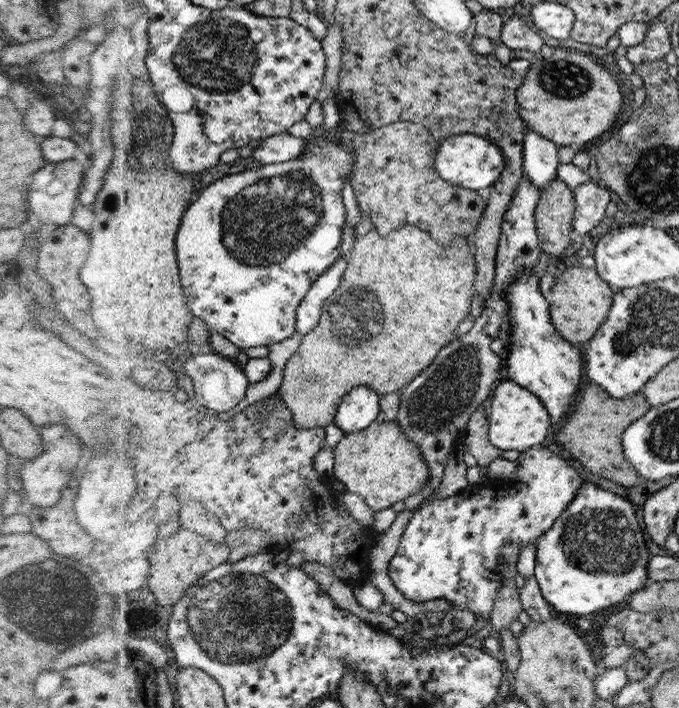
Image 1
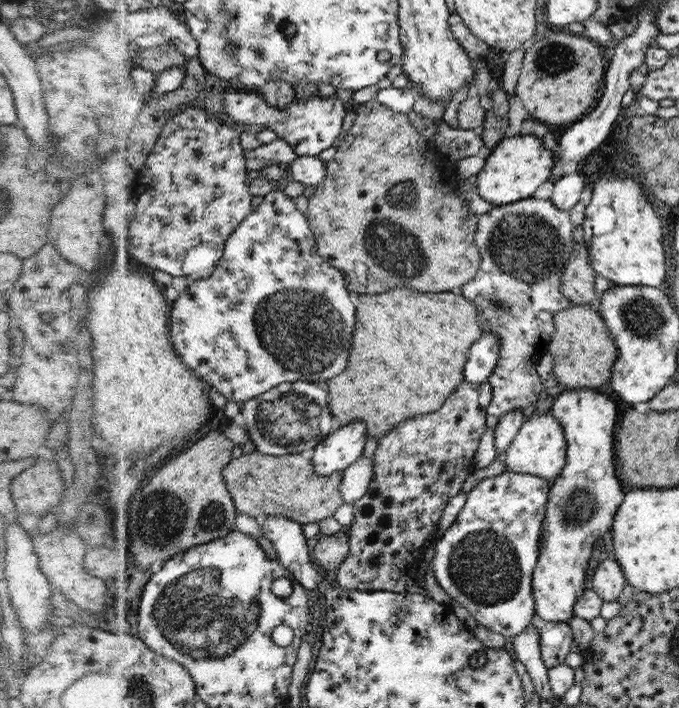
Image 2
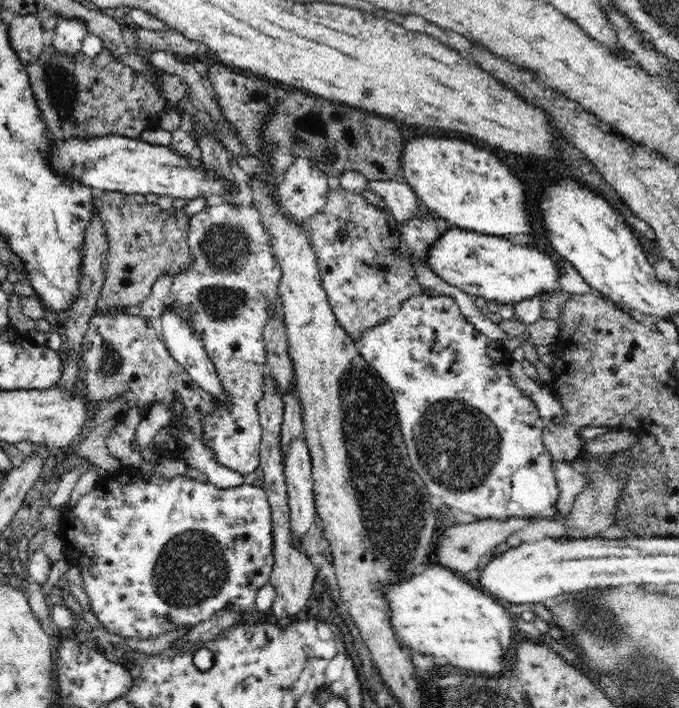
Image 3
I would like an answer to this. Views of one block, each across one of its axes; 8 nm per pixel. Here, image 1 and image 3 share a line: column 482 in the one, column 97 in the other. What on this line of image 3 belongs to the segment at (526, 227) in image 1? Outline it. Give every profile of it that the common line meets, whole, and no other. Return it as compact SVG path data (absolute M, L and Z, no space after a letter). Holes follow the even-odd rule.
M106 309L95 313L80 352L86 366L86 388L80 389L86 390L90 402L123 398L124 403L140 404L144 410L148 410L148 402L170 406L174 394L178 394L184 405L184 422L204 441L204 418L215 414L214 399L178 364L155 329L151 321L122 311L114 314Z

